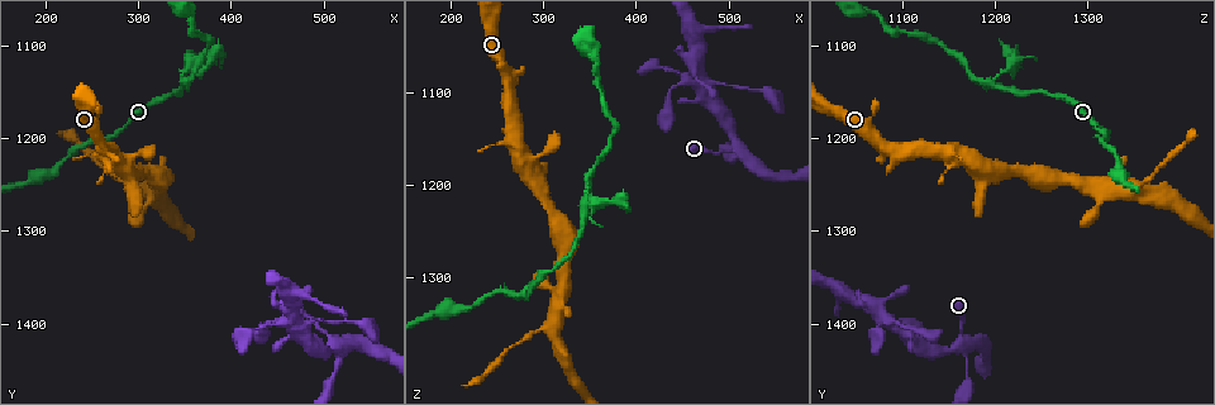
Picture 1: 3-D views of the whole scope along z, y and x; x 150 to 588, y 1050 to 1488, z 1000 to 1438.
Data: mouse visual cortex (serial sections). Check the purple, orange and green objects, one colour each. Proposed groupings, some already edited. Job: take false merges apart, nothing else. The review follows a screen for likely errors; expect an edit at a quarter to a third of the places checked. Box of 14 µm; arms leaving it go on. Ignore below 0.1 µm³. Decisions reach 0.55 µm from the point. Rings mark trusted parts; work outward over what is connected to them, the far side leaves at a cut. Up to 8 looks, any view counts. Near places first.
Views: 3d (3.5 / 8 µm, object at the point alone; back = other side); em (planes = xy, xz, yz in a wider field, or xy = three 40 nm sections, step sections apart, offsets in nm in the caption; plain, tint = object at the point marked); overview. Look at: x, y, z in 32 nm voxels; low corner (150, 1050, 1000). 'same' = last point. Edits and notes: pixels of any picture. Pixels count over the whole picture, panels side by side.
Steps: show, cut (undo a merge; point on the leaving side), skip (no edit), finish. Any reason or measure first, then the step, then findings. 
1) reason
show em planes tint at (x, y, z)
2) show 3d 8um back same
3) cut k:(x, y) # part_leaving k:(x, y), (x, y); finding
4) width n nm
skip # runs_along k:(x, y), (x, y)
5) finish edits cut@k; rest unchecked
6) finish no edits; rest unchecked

abrupt turn
show 3d 3.5um at (345, 1145, 1200)

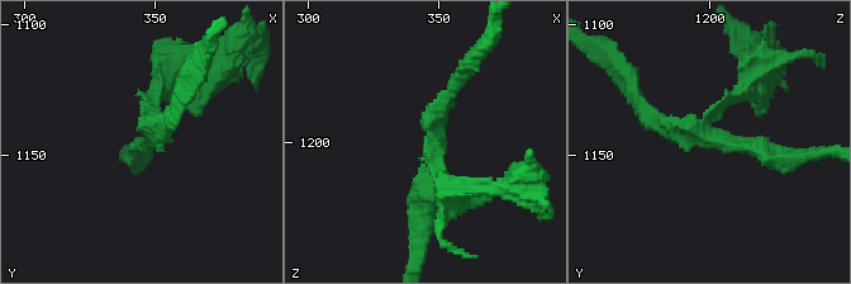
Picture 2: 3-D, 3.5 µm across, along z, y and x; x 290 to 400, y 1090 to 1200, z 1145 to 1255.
arms 3; arm_widths 150, 150, 200 nm; need the tissue
show em xy step 1 tint at (348, 1144, 1202)

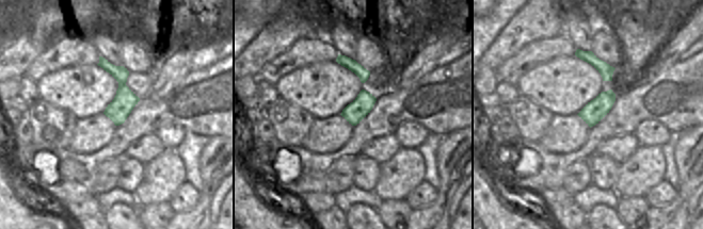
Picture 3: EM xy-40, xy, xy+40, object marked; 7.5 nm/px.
another direction
show em xy step 3 tint same

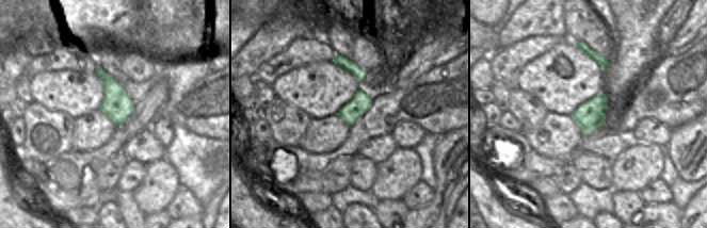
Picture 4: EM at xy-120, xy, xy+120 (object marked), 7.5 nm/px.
skip # runs_along 2:(785, 157), (694, 135), (649, 110); one cell here

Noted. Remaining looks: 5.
calibre changes
show 3d 3.5um at (295, 1250, 1360)

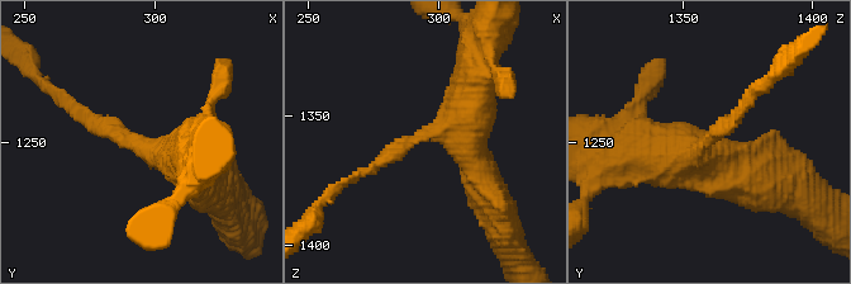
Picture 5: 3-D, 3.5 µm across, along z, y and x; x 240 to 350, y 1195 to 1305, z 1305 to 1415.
show em xy step 3 tint at (300, 1254, 1355)

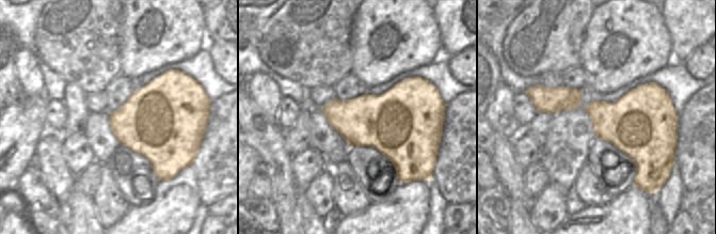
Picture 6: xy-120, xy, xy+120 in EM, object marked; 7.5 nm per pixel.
arms 3; arm_widths 200, 500, 500 nm
cut 5:(389, 156) # part_leaving 5:(421, 137), (413, 137), (327, 195); two cells meet here

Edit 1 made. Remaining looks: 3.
a fork
show 3d 3.5um at (510, 1415, 1165)

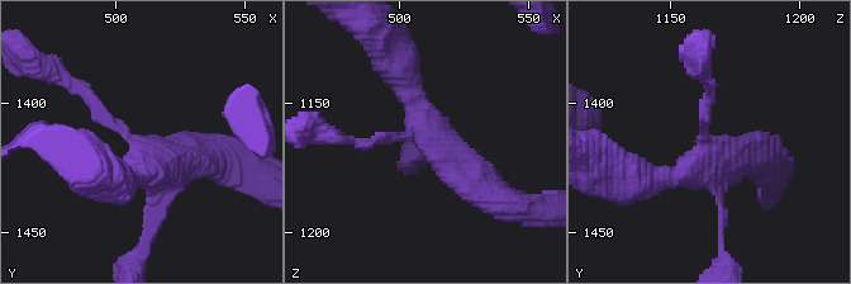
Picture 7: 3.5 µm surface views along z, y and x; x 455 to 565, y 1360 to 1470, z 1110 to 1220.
need the tissue
show em planes tint at (510, 1418, 1163)

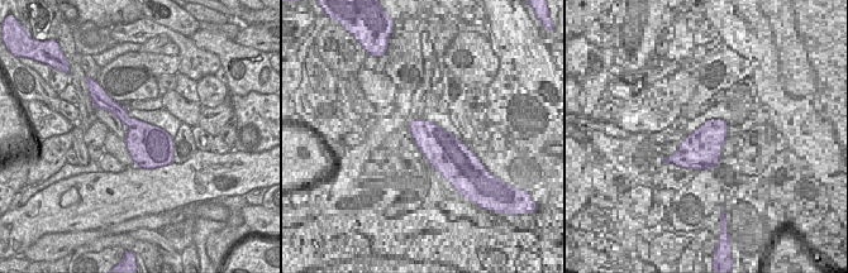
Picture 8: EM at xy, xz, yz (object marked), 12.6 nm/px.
skip # runs_along 7:(711, 88), (698, 161), (642, 181); one cell here

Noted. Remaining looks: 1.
finish edits cut@5; rest unchecked

